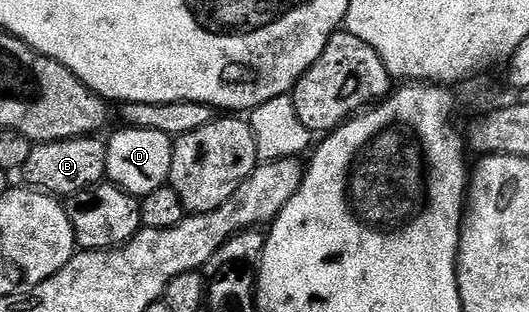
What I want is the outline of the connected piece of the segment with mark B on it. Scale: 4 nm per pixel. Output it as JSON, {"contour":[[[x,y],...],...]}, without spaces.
{"contour":[[[96,136],[66,139],[61,142],[34,144],[21,168],[24,184],[56,197],[70,197],[83,188],[102,182],[107,174],[106,142]]]}

